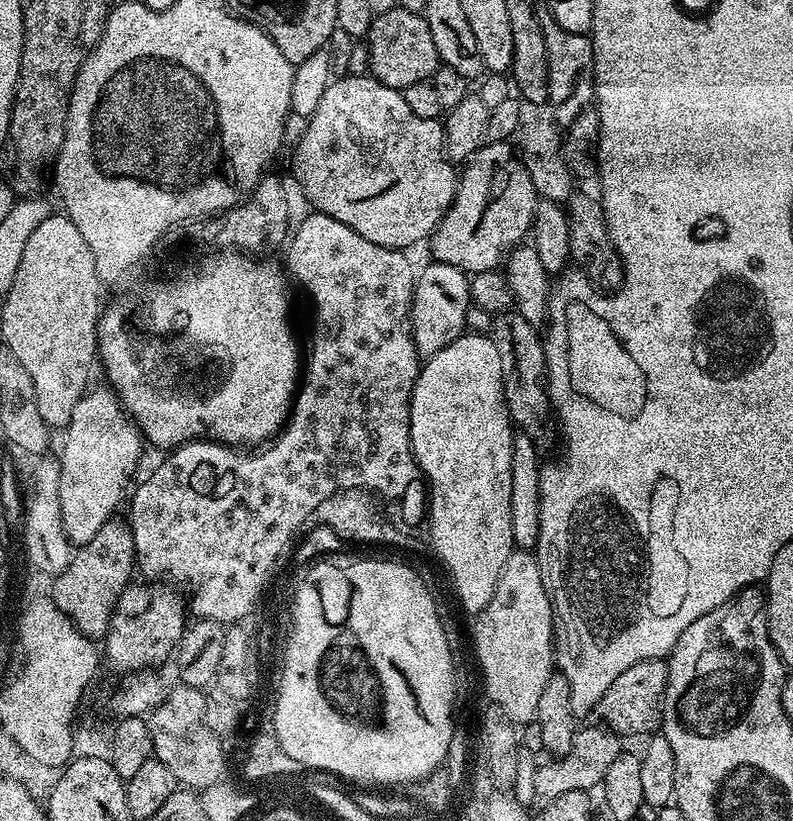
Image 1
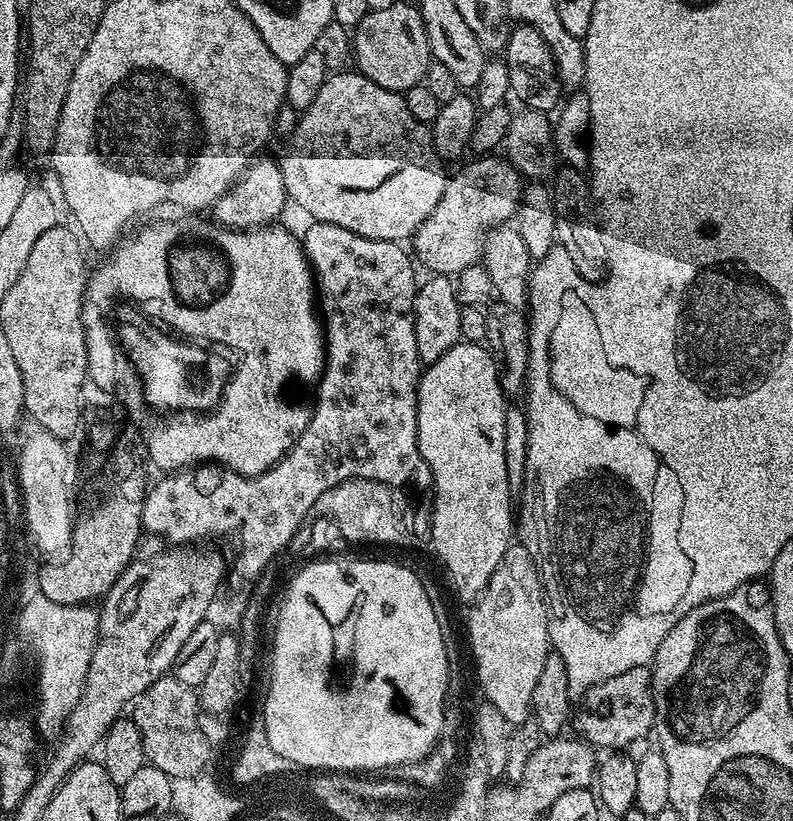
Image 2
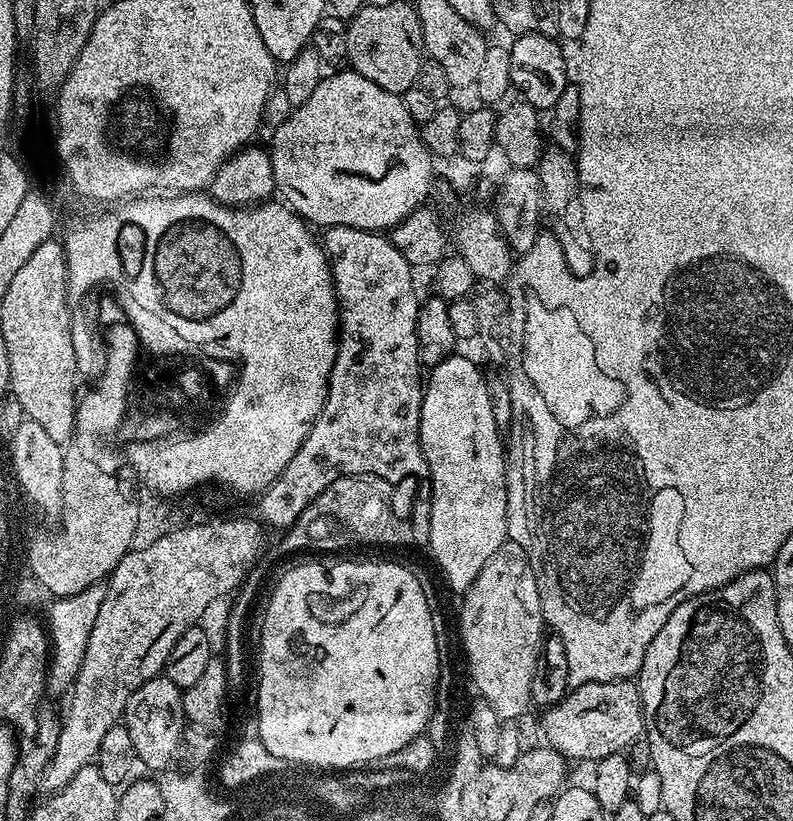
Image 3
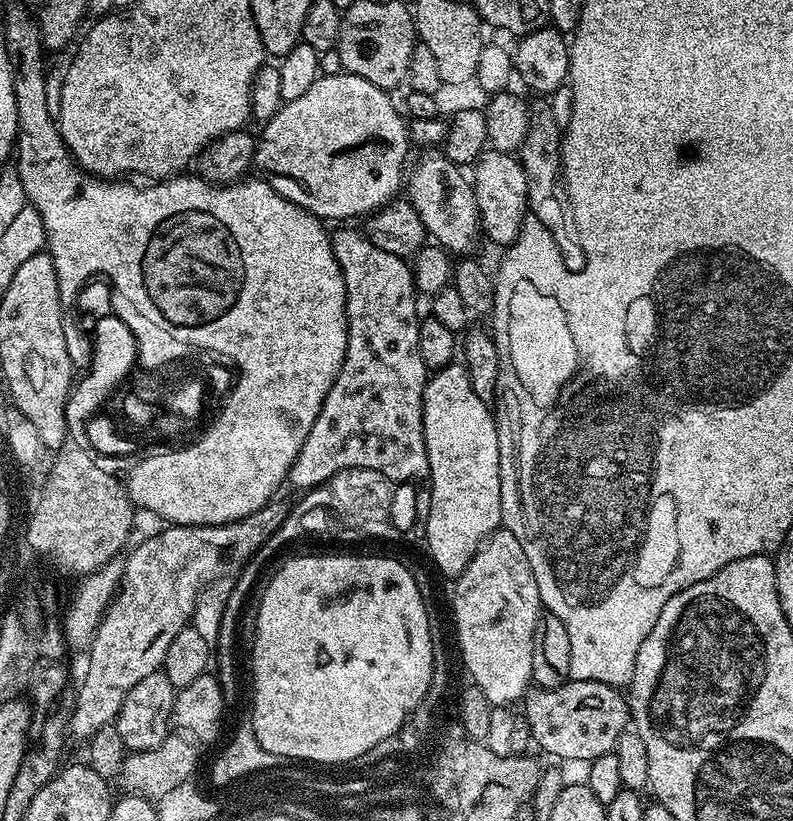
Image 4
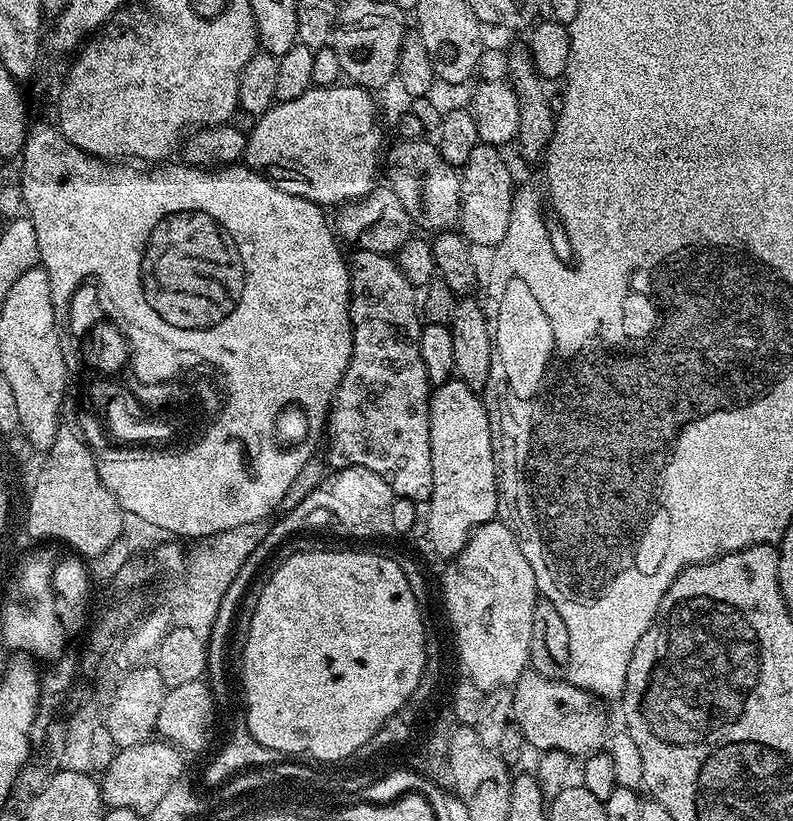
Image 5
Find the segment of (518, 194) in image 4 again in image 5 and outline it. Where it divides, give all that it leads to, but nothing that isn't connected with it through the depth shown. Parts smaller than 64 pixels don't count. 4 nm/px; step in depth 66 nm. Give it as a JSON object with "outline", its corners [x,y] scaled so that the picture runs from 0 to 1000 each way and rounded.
{"outline":[[[600,175],[598,188],[580,210],[580,266],[579,281],[591,298],[602,303],[619,305],[633,290],[638,290],[638,275],[643,275],[646,259],[646,210],[636,190],[624,175]]]}

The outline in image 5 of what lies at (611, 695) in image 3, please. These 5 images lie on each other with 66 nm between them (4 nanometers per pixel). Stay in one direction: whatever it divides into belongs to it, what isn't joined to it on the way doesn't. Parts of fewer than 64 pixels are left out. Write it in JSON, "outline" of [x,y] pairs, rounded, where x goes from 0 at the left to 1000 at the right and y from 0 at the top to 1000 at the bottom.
{"outline":[[[662,816],[646,838],[646,875],[661,895],[662,907],[681,911],[682,917],[712,916],[735,923],[758,915],[769,896],[763,859],[745,843],[718,833],[715,827],[695,828]]]}

